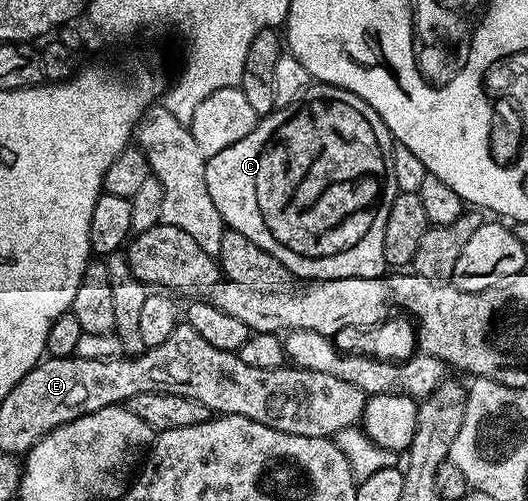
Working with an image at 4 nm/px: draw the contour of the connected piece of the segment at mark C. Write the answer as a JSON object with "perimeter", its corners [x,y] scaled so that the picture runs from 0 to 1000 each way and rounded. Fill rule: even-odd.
{"perimeter":[[[591,168],[563,206],[538,218],[523,216],[521,224],[496,236],[483,257],[472,261],[464,277],[456,277],[456,285],[441,285],[441,293],[426,293],[426,301],[392,315],[388,365],[396,373],[396,397],[403,397],[424,443],[464,469],[464,477],[479,477],[487,493],[509,501],[509,509],[517,509],[544,535],[545,547],[559,551],[561,545],[566,553],[581,553],[574,557],[600,563],[655,553],[722,553],[735,539],[729,517],[729,445],[737,437],[739,401],[756,383],[752,357],[744,349],[744,275],[722,230],[714,230],[714,222],[706,222],[706,214],[674,186],[640,178],[634,170]]]}

